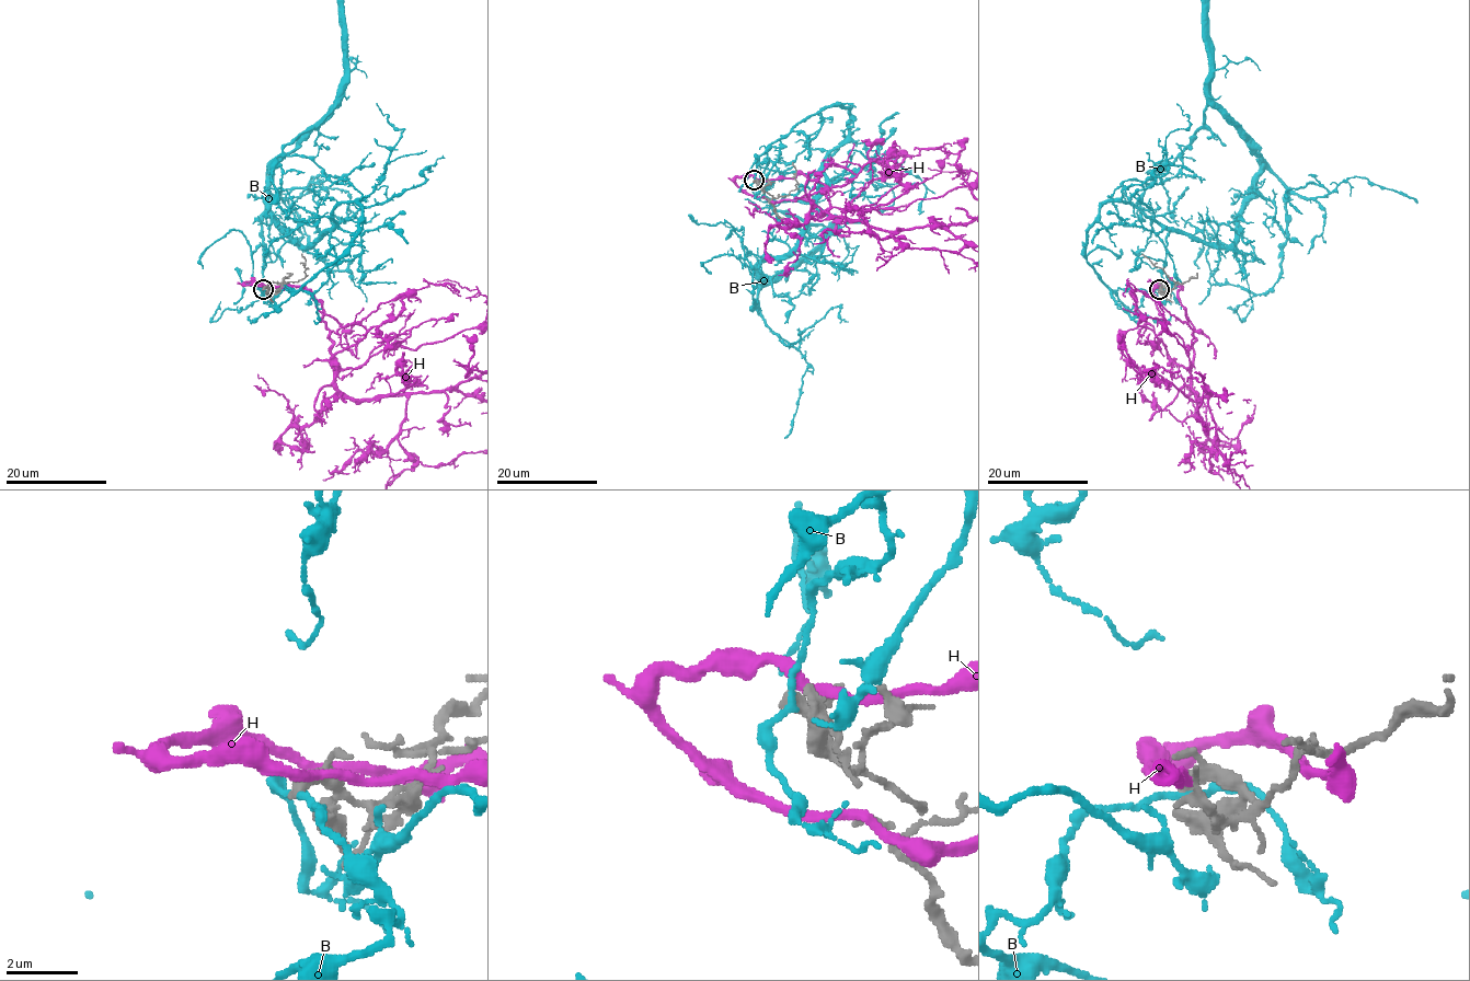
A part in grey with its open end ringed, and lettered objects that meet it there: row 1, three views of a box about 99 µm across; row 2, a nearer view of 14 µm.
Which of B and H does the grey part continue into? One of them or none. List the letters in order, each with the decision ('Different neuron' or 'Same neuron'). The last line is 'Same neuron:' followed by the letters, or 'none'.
B: Different neuron
H: Different neuron
Same neuron: none

